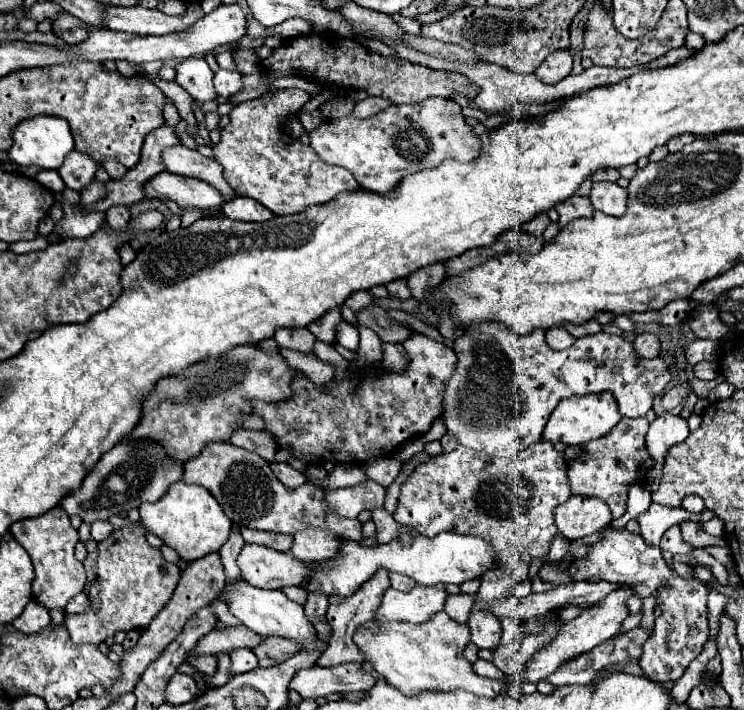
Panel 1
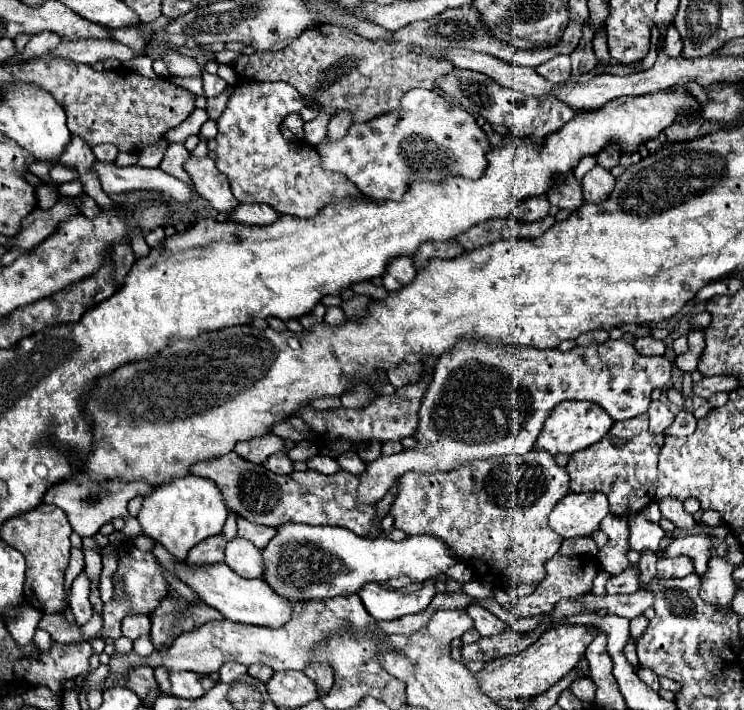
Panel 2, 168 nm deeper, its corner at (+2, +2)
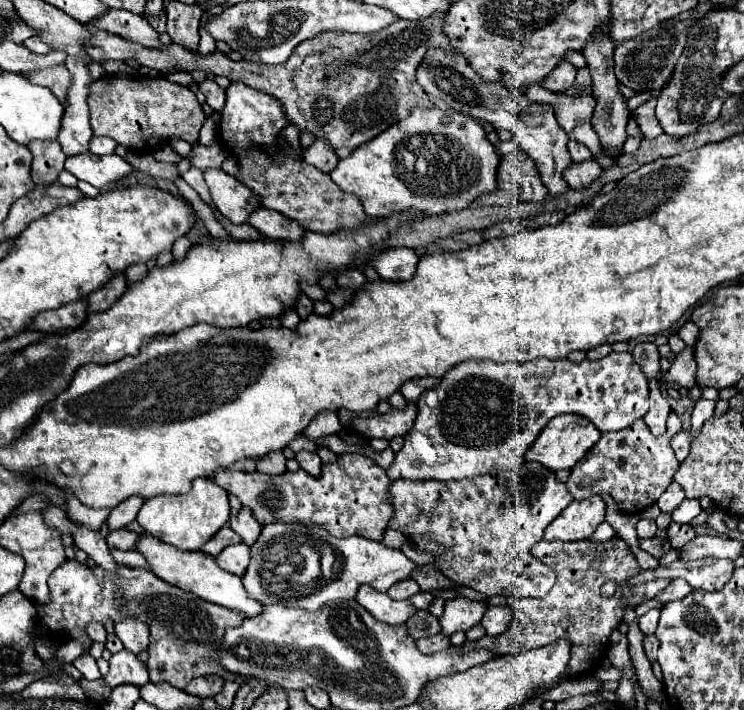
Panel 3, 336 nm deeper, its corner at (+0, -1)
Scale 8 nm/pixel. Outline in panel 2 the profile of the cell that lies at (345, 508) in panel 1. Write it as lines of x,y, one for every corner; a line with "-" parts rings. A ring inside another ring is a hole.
607,340
605,344
591,344
587,348
573,348
571,352
537,350
525,346
487,346
485,342
459,342
453,352
443,354
433,368
433,380
421,400
419,426
415,432
417,446
399,454
381,456
367,464
361,484
359,502
375,504
405,472
447,472
455,466
469,464
473,460
489,460
507,454
527,454
551,410
563,400
589,400
601,406
613,420
629,420
643,412
651,402
651,392
669,384
673,364
665,356
641,356
633,344
625,340

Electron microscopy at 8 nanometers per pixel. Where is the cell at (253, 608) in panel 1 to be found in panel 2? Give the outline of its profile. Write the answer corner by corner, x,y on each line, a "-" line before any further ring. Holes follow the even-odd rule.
175,560
175,576
185,582
201,602
207,606
217,608
227,620
231,622
243,622
243,624
255,624
255,626
283,626
291,620
291,604
287,598
275,594
267,582
259,578
243,578
235,574
229,566
223,562
219,566
187,566
187,562

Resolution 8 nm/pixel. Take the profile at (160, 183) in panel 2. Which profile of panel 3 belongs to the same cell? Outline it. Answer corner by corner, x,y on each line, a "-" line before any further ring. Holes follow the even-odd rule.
81,153
79,157
67,157
65,169
79,181
85,181
97,189
105,189
111,183
131,175
135,169
119,155
97,157
93,153

